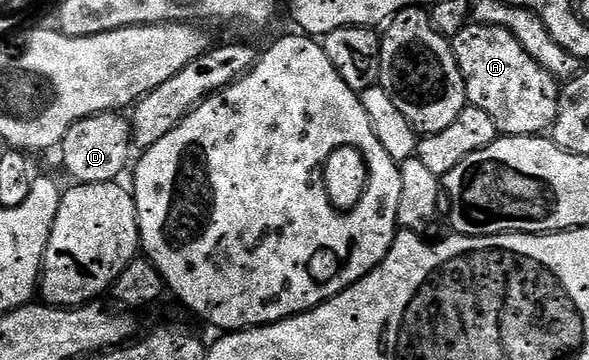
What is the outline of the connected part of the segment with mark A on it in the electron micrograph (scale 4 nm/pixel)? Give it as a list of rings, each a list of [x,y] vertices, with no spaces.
[[[469,24],[450,41],[464,77],[469,103],[482,108],[482,112],[494,120],[501,135],[540,136],[551,131],[558,116],[561,83],[518,44],[509,30]]]

